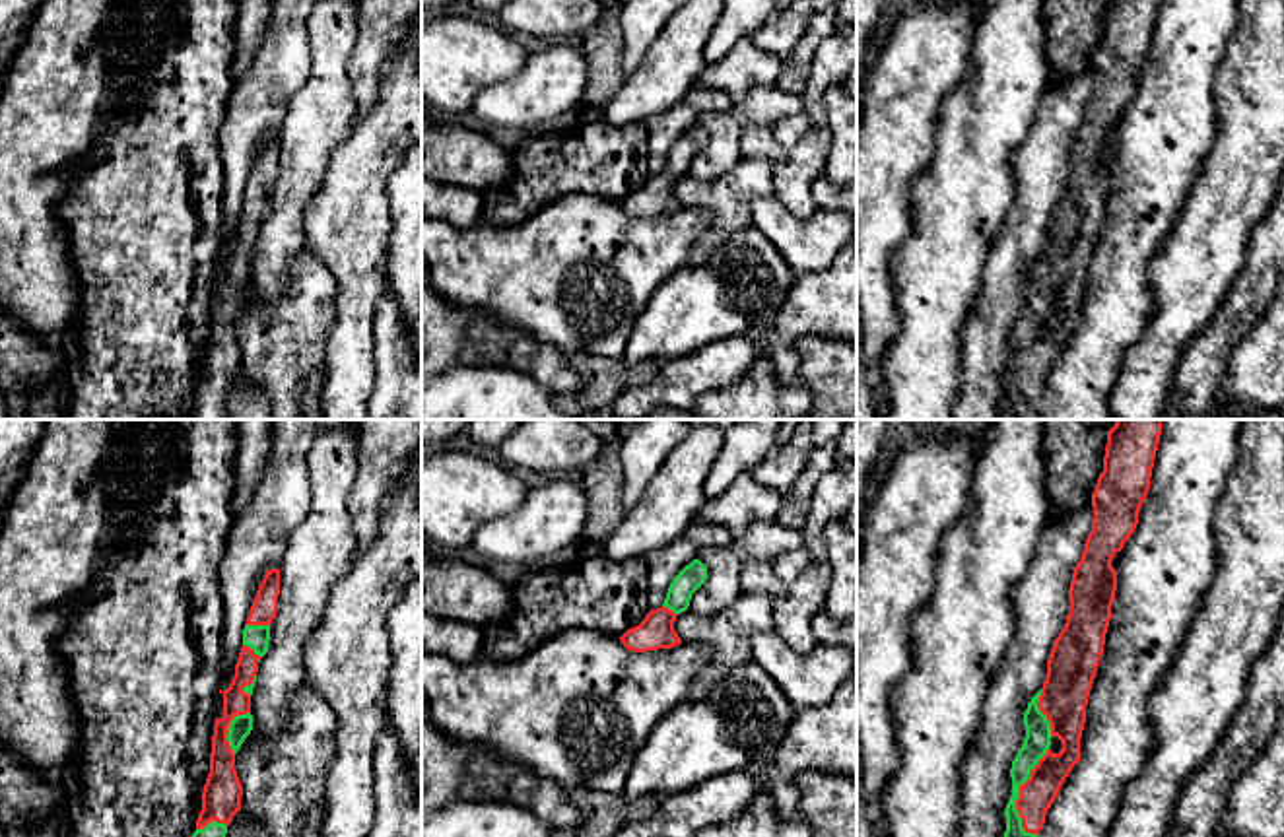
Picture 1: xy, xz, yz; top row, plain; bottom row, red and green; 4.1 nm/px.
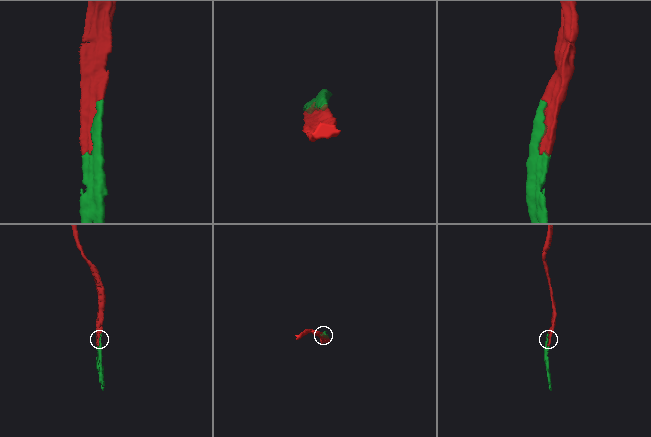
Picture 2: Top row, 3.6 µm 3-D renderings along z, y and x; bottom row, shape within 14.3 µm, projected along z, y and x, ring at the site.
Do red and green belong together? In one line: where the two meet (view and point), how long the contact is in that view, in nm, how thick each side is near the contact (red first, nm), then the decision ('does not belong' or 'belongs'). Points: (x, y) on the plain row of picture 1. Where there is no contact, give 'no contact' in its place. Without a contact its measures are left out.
yz (1020, 360) | 380 nm | 150/160 nm | belongs

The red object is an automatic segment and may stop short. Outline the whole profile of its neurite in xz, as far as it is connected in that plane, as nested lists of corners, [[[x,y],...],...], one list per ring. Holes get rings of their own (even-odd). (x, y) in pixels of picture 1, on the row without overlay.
[[[693,124],[670,148],[666,163],[660,173],[651,175],[645,184],[627,194],[620,206],[627,216],[647,218],[659,214],[672,214],[682,208],[674,196],[676,181],[686,177],[692,159],[705,148],[707,132]]]

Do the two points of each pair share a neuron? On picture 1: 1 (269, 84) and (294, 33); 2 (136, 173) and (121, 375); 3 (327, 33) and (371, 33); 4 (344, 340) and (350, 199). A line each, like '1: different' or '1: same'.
1: same
2: same
3: different
4: same

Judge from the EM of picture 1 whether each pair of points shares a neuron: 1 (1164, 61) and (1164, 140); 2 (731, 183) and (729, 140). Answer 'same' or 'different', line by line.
1: same
2: different

